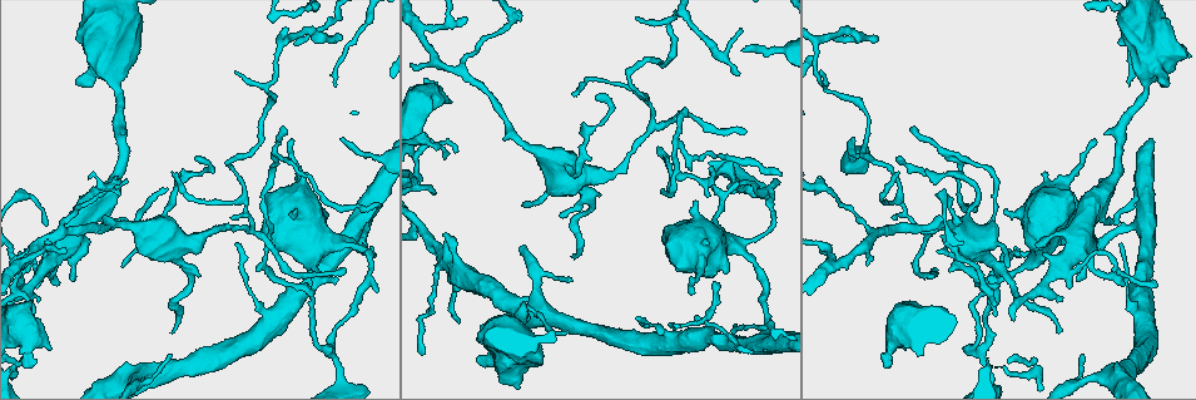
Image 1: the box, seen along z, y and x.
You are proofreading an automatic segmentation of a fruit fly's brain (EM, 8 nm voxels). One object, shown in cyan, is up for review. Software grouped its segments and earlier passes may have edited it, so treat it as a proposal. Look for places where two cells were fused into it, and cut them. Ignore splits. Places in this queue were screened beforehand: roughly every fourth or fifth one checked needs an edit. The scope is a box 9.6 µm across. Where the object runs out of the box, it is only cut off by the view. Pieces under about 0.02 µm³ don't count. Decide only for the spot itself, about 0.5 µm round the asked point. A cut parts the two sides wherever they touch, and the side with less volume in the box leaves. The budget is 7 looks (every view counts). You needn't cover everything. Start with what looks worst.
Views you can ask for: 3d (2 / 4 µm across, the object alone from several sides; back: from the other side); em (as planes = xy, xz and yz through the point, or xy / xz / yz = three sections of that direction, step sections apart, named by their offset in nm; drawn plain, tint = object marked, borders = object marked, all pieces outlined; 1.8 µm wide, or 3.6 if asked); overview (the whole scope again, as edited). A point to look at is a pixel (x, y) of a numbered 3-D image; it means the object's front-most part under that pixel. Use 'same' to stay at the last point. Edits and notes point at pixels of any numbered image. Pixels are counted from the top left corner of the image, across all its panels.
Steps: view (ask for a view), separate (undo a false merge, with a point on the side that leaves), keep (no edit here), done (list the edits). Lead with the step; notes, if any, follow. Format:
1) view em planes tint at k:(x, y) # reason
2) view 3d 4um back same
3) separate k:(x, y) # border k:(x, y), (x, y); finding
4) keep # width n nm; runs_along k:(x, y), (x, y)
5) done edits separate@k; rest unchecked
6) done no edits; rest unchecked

view em xz step 16 tint at 1:(46, 268) # abrupt turn

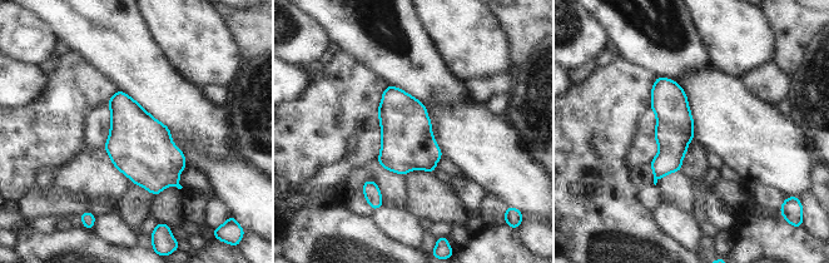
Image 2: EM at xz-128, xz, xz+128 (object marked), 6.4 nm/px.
view em planes tint same

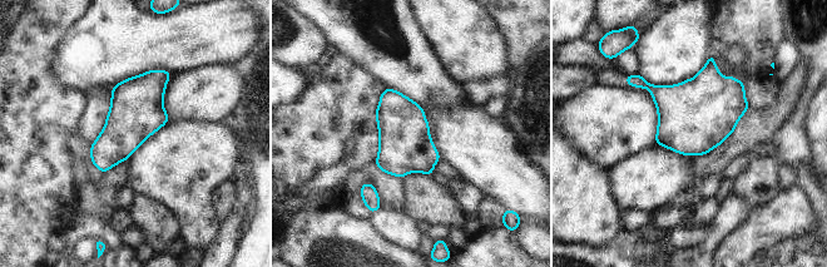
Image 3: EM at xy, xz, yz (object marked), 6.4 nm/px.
keep # width 340 nm; one cell here

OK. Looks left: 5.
view 3d 4um at 1:(310, 249) # sudden change in width

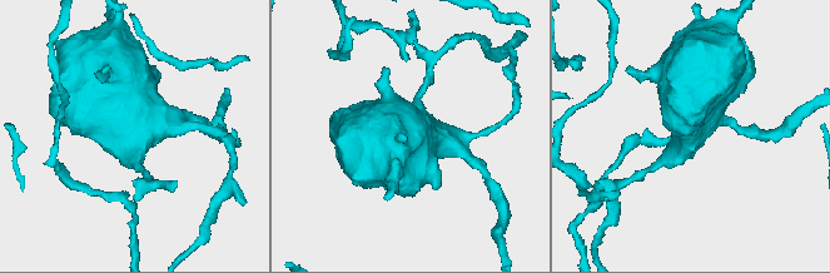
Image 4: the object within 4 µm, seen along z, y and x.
view em 3.6um xy step 8 plain at 4:(130, 131)

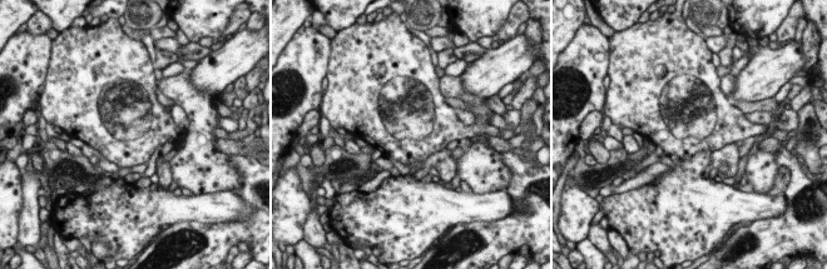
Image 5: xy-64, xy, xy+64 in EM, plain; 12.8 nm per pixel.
view em 3.6um xy step 8 tint same

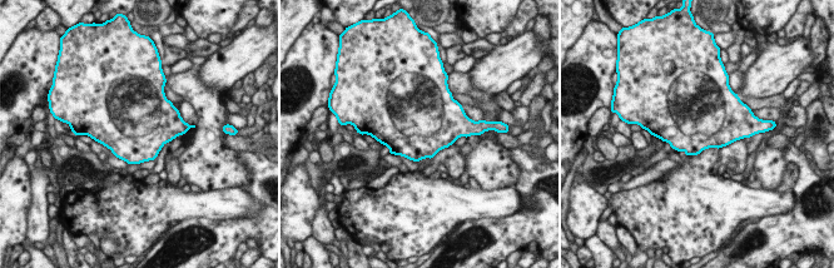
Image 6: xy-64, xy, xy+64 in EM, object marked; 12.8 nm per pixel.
keep # width 750 nm; all the same cell

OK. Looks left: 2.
view 3d 4um at 1:(20, 267) # sharp bend

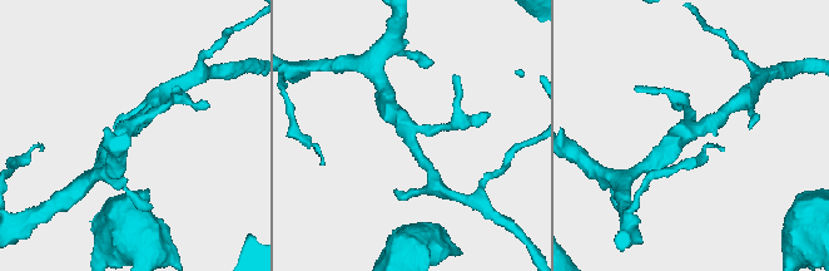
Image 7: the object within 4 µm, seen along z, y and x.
view em planes borders at 7:(695, 129) # arms 3; need the tissue

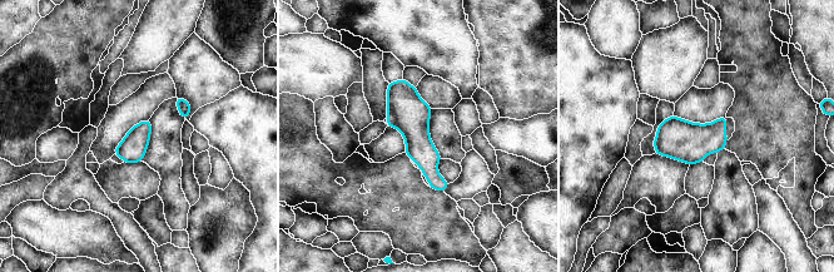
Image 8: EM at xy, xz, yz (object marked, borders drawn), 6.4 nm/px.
keep # width 170 nm; one cell here

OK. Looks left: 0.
done no edits; rest unchecked

